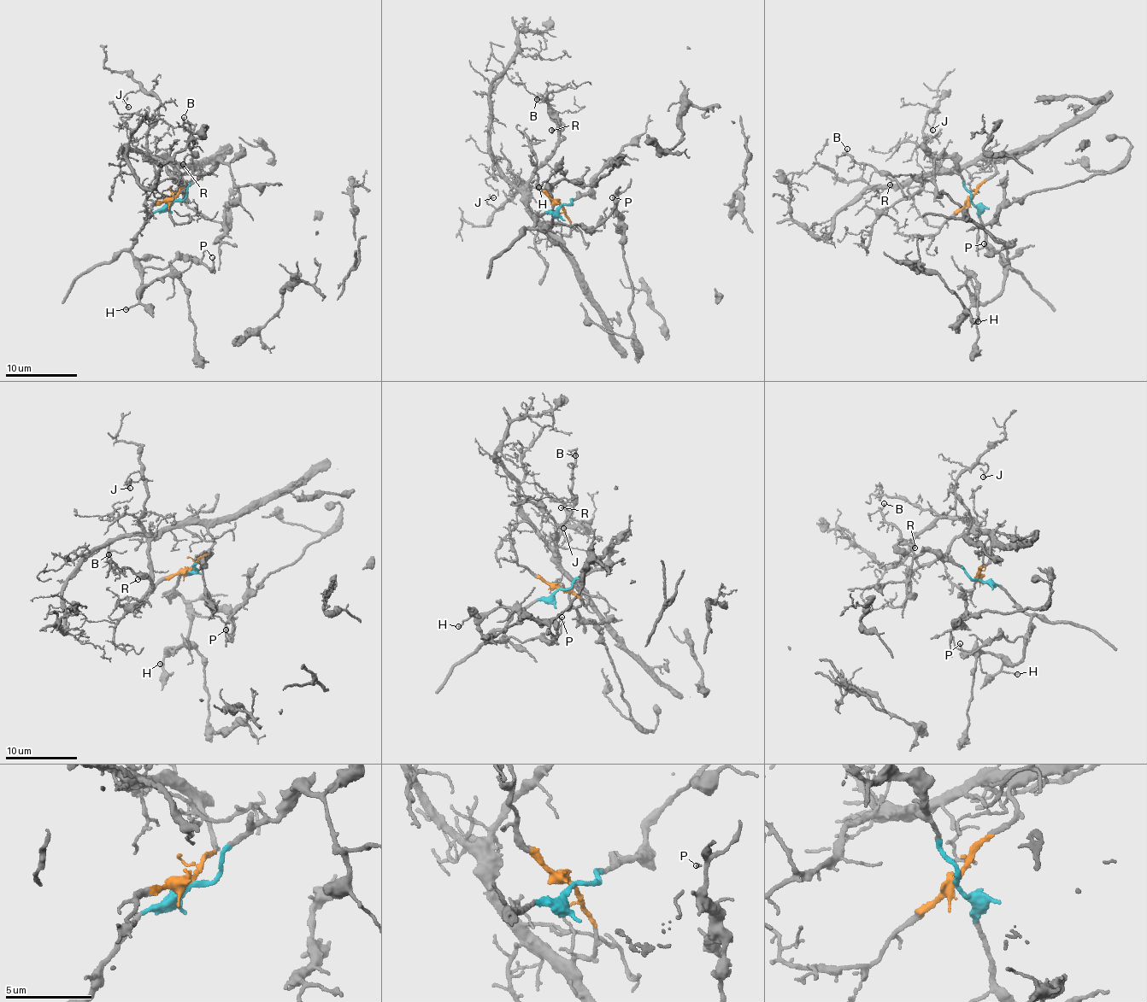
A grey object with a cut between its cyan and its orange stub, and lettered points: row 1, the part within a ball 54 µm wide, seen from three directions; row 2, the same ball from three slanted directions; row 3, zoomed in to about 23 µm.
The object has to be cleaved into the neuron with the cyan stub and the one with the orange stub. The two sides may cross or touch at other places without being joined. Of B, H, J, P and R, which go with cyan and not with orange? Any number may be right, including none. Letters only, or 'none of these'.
H, P

